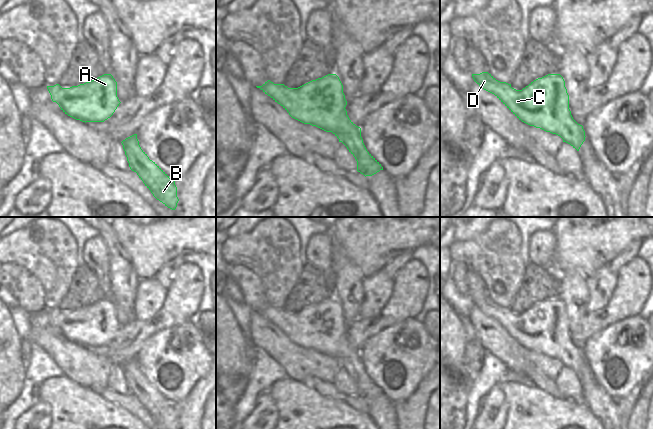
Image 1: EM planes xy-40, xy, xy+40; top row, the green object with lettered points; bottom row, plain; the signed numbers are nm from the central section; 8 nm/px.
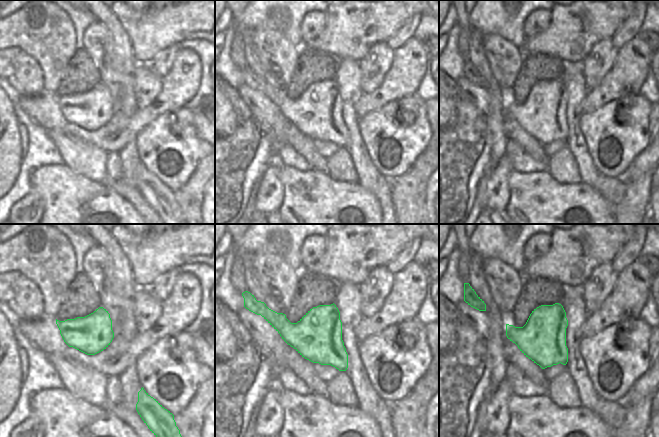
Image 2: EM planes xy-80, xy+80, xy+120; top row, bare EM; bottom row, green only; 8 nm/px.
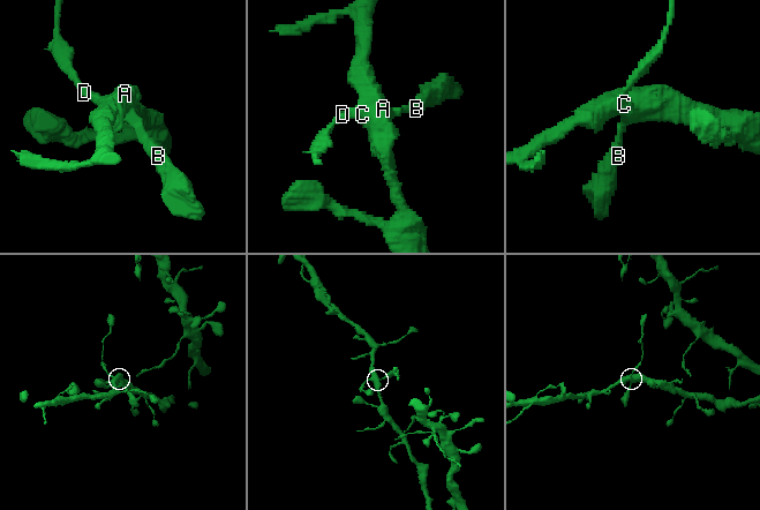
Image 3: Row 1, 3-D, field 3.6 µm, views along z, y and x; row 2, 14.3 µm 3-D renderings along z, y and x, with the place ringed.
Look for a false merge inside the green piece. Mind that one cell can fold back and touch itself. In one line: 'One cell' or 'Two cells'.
One cell.

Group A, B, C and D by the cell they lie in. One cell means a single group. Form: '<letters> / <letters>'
A B C D

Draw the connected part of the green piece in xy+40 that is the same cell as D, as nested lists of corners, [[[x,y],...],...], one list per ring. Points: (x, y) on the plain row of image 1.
[[[488,296],[472,298],[474,305],[494,318],[519,344],[556,358],[579,375],[585,365],[583,350],[572,341],[569,319],[560,298],[548,298],[522,314],[496,304]]]

